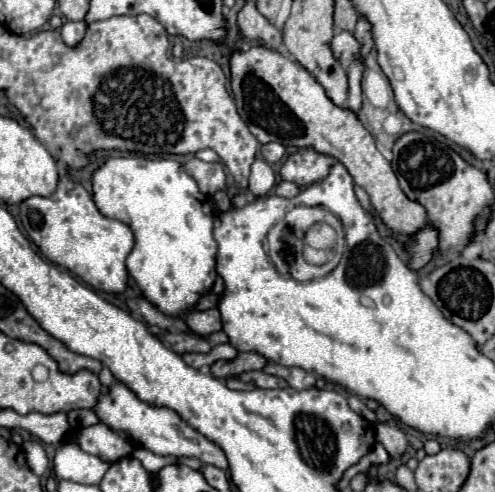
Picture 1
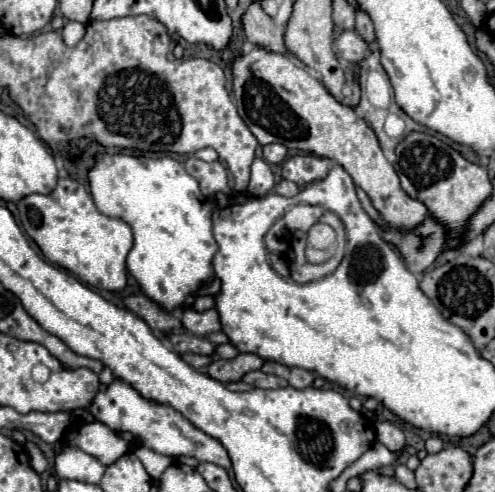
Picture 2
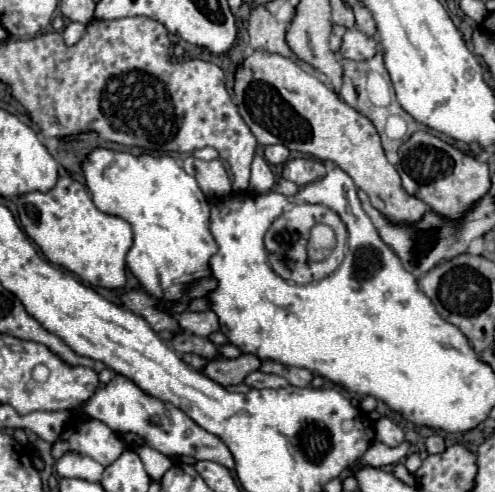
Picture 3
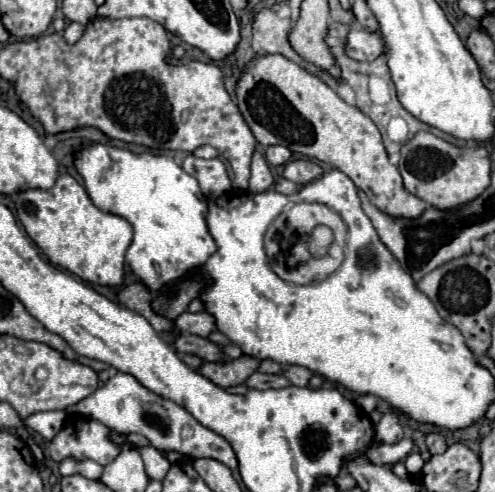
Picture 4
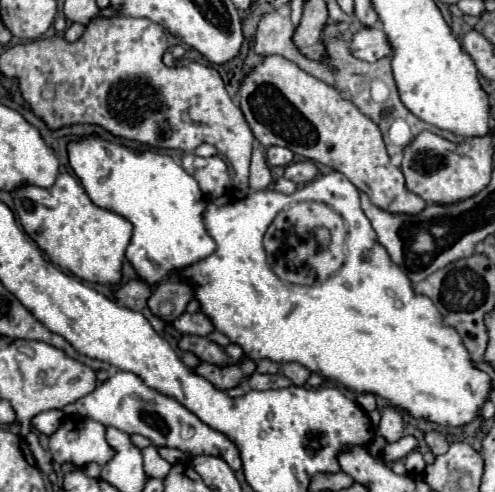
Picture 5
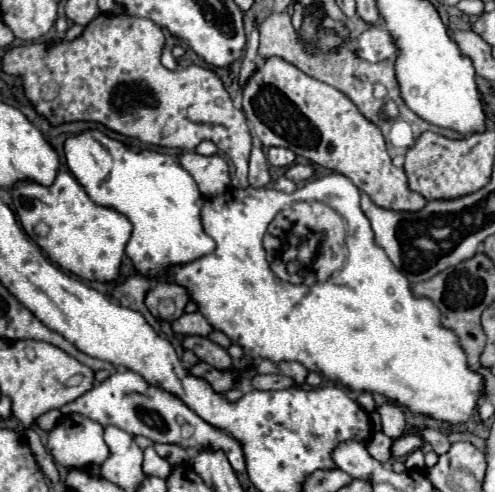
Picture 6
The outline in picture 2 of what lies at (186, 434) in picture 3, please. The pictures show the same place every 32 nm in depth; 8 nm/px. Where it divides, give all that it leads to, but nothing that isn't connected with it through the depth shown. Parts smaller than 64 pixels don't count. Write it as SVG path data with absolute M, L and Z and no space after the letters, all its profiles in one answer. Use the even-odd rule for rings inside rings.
M116 378L106 390L100 390L88 410L94 414L94 418L98 422L106 424L114 432L130 432L134 438L140 440L142 446L146 446L146 448L150 448L150 450L154 450L158 454L174 456L174 458L178 458L178 456L194 456L200 462L210 462L210 464L216 464L216 466L222 466L222 468L230 470L228 452L222 448L222 444L218 440L214 440L208 434L204 434L202 430L194 428L172 406L144 400L124 380Z

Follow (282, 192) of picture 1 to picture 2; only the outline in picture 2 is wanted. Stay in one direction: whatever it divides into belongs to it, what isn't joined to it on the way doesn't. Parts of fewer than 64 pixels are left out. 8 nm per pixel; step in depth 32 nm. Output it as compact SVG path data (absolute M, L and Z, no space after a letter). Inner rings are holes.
M282 180L280 184L274 186L274 192L276 192L276 194L280 194L280 196L288 196L288 198L290 198L290 196L296 196L298 190L300 190L300 188L298 188L294 182L288 182L288 180Z

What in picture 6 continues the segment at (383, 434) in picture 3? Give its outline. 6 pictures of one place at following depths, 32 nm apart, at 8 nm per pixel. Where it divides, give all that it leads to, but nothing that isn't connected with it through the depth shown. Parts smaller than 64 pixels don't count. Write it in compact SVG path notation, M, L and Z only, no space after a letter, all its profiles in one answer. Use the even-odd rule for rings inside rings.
M384 404L378 408L378 414L382 416L382 432L392 438L398 440L404 434L404 412L398 404Z

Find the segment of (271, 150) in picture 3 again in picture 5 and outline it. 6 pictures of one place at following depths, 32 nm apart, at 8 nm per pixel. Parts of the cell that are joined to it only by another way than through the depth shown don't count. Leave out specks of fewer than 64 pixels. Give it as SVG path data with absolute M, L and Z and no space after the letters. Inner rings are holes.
M270 146L266 150L266 160L272 166L288 166L292 162L292 158L294 158L294 154L288 148L282 148L282 146Z

